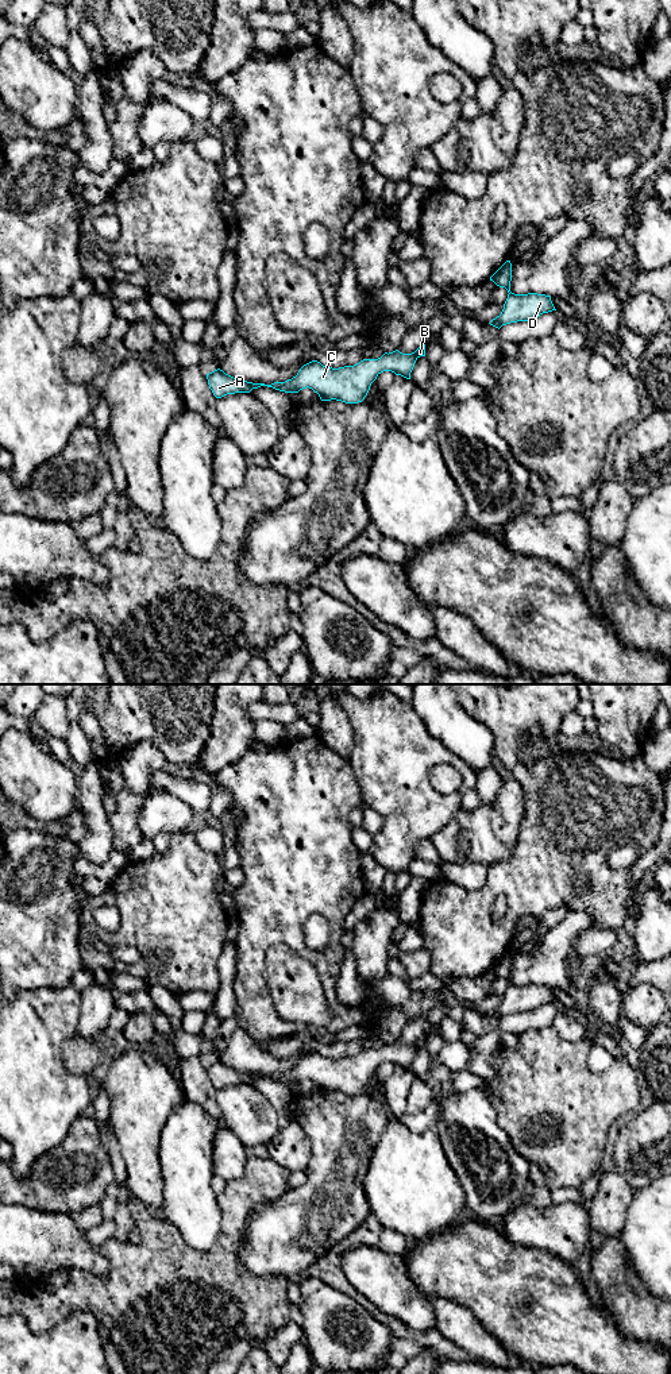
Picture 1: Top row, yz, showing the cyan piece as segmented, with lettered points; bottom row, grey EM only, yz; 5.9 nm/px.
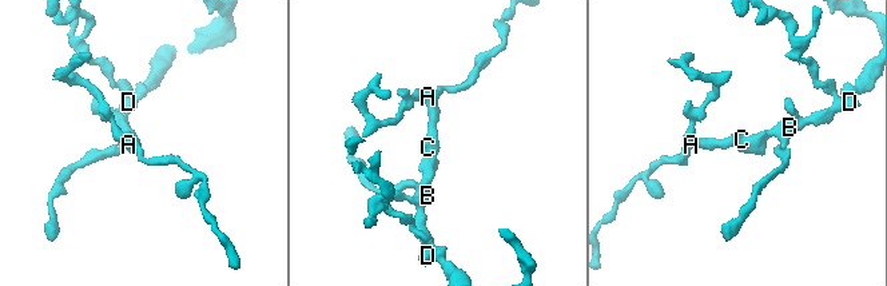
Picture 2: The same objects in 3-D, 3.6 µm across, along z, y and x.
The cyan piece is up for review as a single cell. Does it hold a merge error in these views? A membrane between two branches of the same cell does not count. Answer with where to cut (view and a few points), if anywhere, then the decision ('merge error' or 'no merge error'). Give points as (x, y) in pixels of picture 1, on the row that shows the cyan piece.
no cut | no merge error

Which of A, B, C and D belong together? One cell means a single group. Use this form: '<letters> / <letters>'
A B C D

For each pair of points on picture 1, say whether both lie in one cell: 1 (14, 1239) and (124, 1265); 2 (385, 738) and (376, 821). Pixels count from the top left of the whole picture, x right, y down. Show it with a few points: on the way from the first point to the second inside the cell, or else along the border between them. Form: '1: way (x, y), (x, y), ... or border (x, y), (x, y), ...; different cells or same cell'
1: border (110, 1262), (110, 1270), (101, 1276), (76, 1269); different cells
2: border (361, 803), (384, 819), (373, 837); different cells

